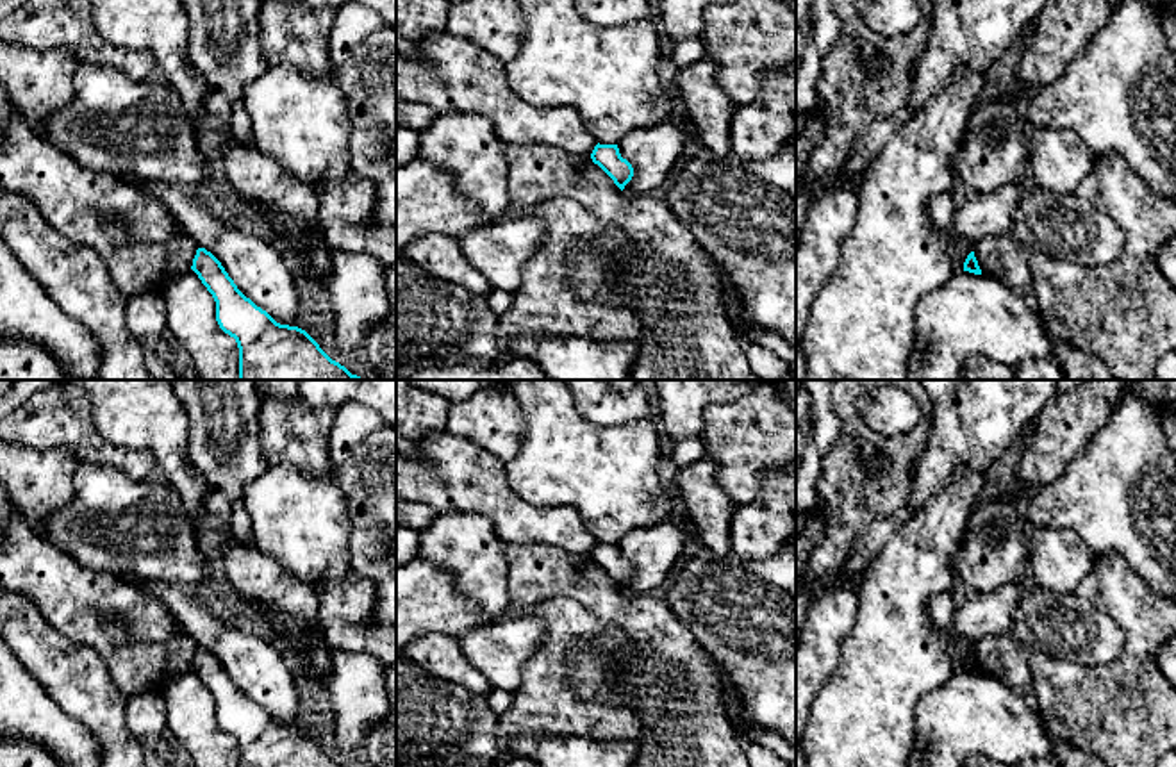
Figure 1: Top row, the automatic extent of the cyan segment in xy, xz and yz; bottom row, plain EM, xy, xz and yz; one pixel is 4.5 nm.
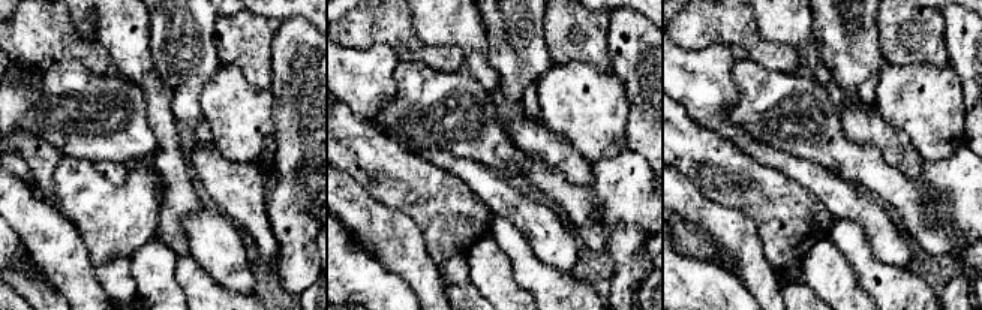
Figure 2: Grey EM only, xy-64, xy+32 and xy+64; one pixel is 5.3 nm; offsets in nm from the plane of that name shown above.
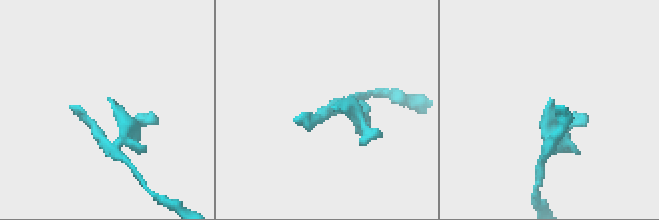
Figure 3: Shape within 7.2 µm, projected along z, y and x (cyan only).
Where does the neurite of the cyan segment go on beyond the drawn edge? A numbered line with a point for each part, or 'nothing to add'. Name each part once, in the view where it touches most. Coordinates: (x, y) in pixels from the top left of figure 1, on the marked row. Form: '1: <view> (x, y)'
nothing to add

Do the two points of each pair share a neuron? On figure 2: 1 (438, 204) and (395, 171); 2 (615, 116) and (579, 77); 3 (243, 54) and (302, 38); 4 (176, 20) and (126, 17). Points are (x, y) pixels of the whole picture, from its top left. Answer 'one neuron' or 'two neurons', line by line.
1: one neuron
2: one neuron
3: two neurons
4: two neurons

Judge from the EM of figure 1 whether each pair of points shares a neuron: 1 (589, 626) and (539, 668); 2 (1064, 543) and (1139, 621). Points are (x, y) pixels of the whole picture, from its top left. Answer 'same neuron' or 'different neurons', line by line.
1: same neuron
2: different neurons

